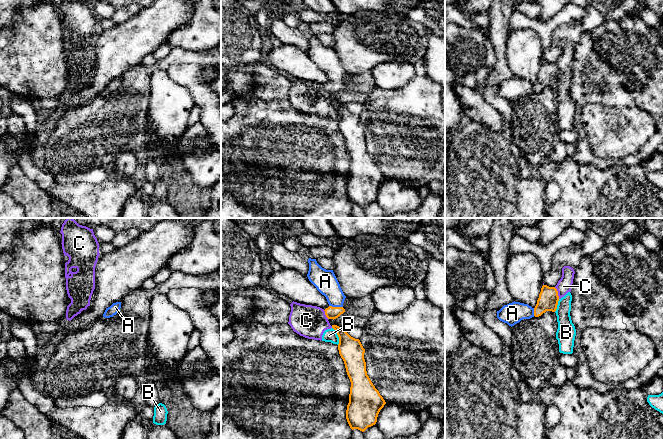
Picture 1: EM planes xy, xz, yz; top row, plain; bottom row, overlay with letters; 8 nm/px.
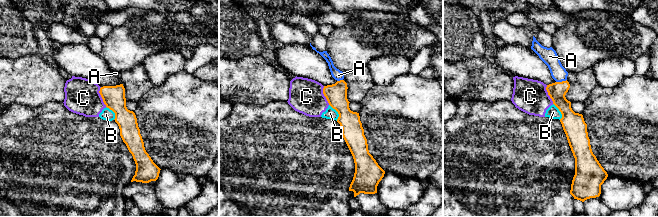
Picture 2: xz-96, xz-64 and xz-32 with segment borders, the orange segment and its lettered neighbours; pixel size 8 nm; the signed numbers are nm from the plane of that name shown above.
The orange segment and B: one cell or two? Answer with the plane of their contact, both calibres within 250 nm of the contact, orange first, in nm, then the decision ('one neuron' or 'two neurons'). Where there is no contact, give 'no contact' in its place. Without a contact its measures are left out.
meets orange in xz; 190 nm thick on the orange side, 110 nm on the other; two neurons

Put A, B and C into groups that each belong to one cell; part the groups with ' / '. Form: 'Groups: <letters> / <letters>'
Groups: A / B C

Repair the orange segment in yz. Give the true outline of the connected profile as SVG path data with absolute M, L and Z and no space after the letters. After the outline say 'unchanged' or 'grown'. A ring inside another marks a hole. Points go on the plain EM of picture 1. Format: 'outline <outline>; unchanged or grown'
outline M543 61L534 84L528 80L514 77L504 81L497 87L497 94L512 103L523 95L530 95L534 92L539 93L546 87L555 88L558 77L559 72L557 65L555 63Z; grown

